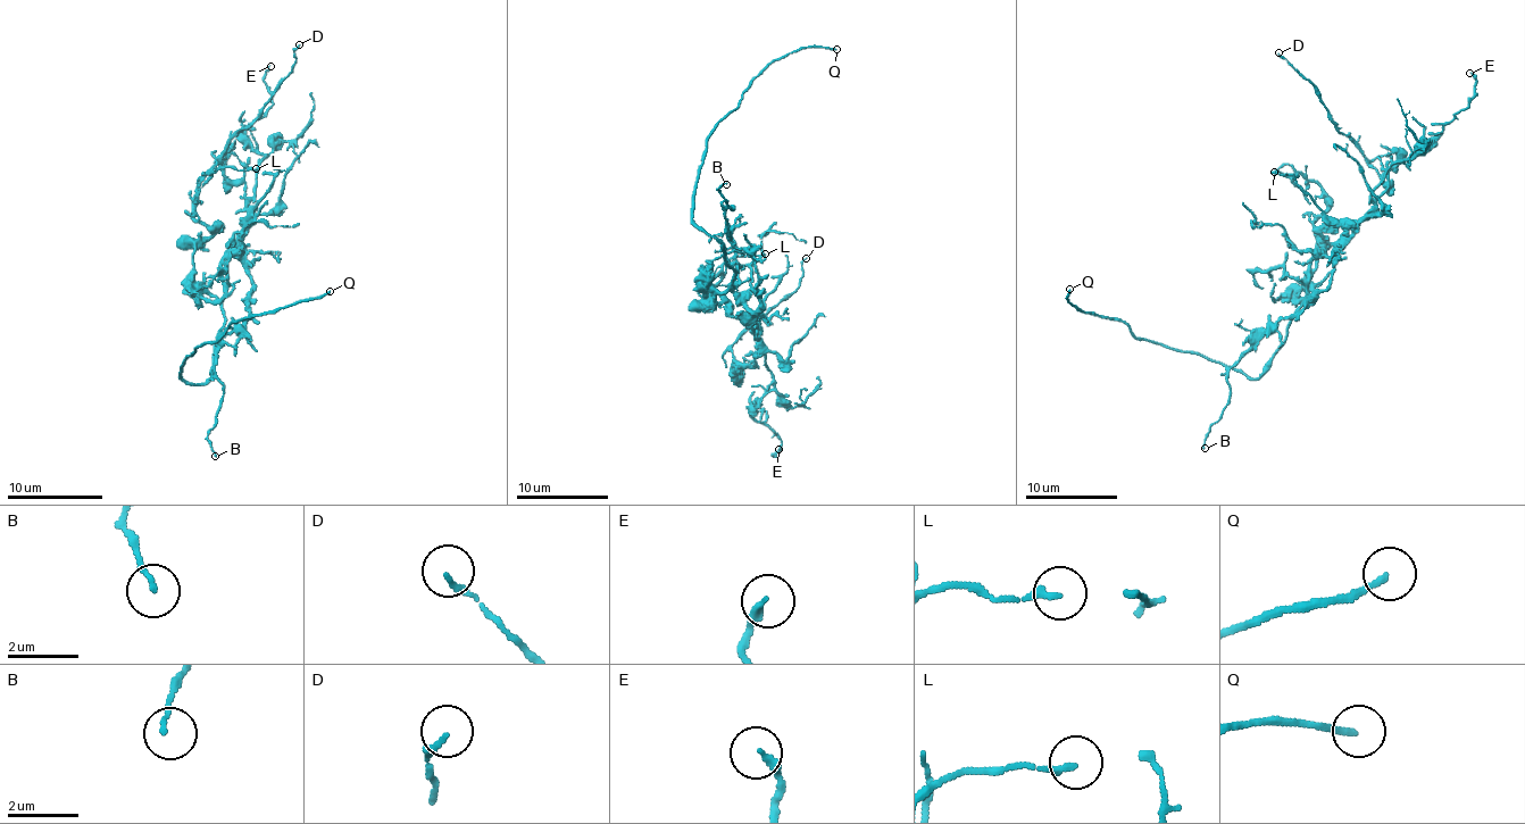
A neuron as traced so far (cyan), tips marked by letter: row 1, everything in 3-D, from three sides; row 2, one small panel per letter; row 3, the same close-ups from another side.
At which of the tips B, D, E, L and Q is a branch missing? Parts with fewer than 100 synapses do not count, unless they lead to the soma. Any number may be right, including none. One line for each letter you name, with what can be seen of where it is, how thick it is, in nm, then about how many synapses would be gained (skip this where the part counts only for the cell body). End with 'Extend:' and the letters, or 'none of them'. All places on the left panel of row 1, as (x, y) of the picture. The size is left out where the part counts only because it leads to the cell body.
Q: (330, 291) | 180 nm
Extend: Q

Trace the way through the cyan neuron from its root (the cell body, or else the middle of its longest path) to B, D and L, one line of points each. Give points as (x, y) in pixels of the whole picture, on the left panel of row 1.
B: (225, 317), (223, 263), (236, 257), (251, 300), (249, 317), (221, 339), (223, 404), (208, 434), (215, 456)
D: (225, 317), (223, 263), (239, 255), (249, 200), (247, 188), (225, 174), (223, 149), (292, 71), (299, 44)
L: (225, 317), (223, 305), (193, 279), (193, 250), (210, 235), (193, 211), (196, 183), (225, 166), (256, 168)

